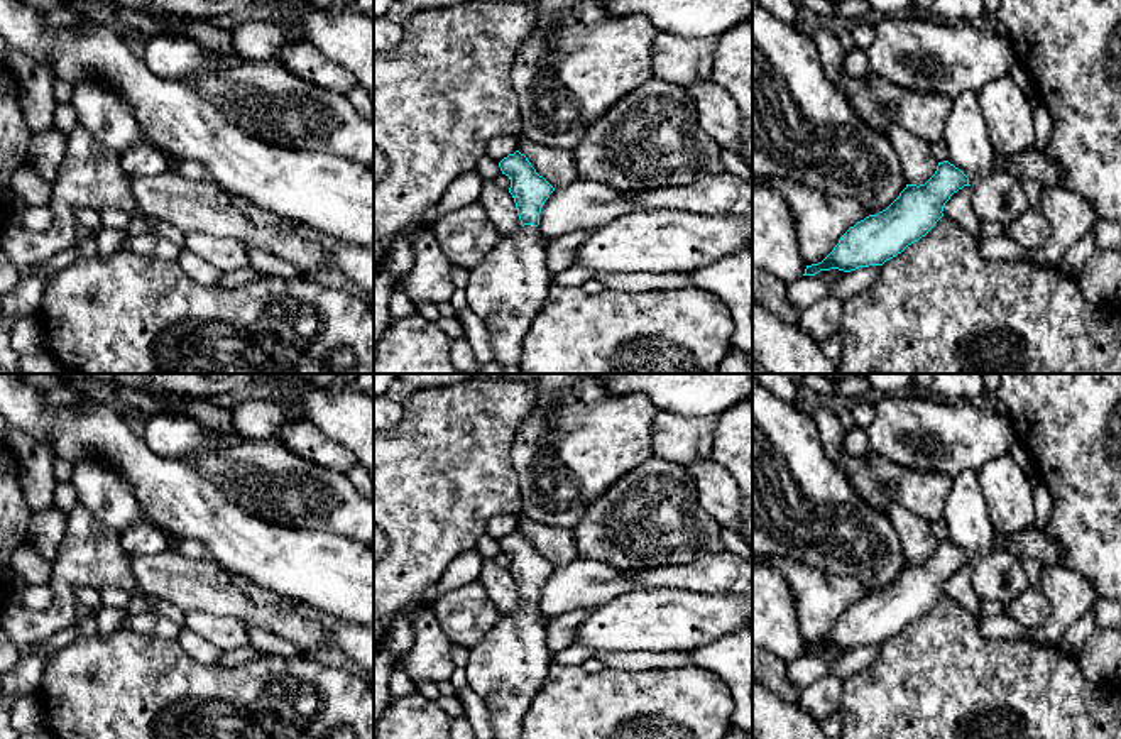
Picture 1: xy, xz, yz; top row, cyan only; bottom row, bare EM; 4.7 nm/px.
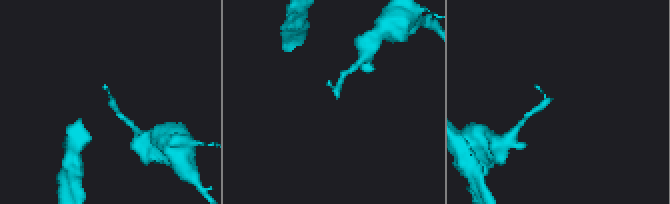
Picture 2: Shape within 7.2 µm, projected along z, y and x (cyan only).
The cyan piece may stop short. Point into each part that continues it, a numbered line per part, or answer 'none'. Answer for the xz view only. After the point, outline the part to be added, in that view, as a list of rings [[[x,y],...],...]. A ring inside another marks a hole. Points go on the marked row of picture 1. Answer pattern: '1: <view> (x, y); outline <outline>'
1: xz (506, 290); outline [[[524,225],[517,233],[502,235],[499,245],[468,269],[468,308],[489,328],[494,360],[504,369],[519,365],[529,325],[553,286],[544,244],[538,227]]]

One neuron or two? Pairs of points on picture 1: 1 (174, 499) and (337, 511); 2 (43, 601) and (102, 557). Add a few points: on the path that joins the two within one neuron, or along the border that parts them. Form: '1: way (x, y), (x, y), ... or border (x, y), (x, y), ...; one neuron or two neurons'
1: border (207, 479), (234, 503), (273, 523); two neurons
2: border (51, 585), (53, 601), (44, 609), (21, 604); two neurons

